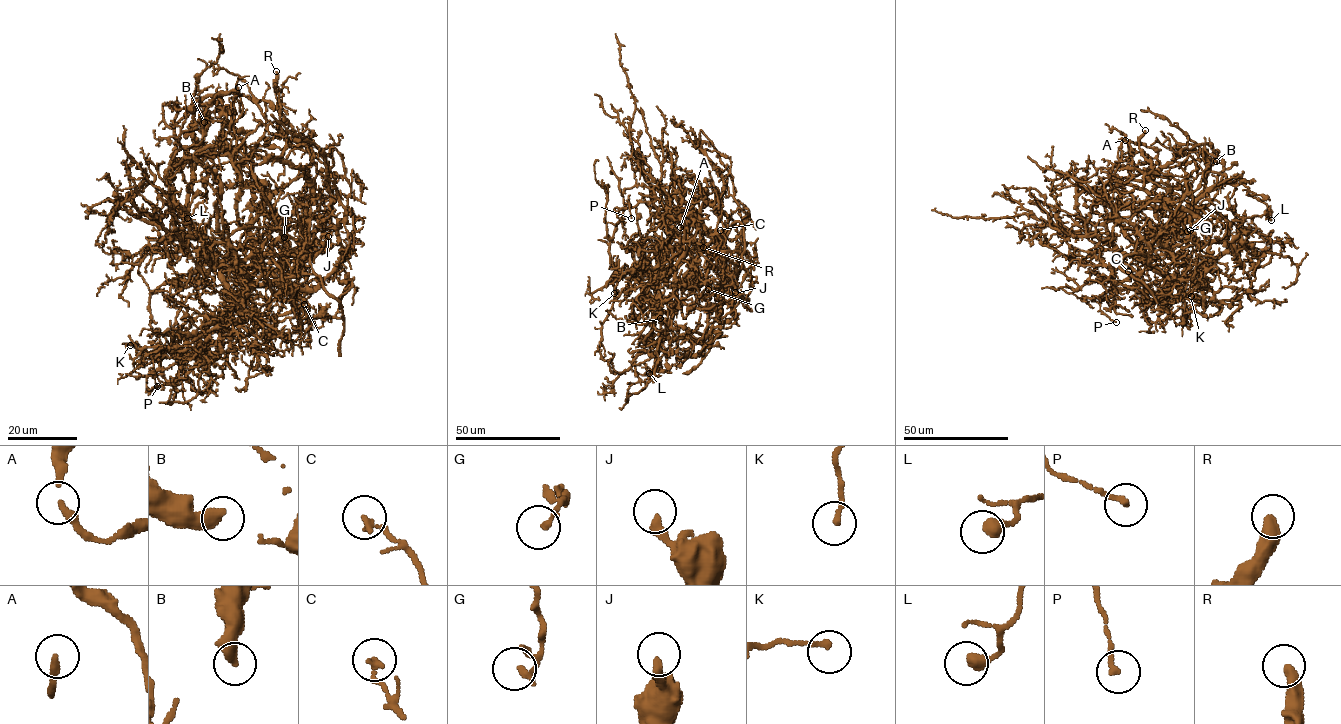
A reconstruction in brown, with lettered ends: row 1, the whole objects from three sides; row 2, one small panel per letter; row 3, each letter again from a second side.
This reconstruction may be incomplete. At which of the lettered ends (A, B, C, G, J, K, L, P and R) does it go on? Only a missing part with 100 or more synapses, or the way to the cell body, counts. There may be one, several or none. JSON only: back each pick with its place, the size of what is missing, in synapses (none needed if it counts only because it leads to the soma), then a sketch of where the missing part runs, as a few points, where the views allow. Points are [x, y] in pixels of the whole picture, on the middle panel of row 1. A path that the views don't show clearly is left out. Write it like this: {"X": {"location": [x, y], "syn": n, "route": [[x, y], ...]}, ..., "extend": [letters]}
{"extend": []}

